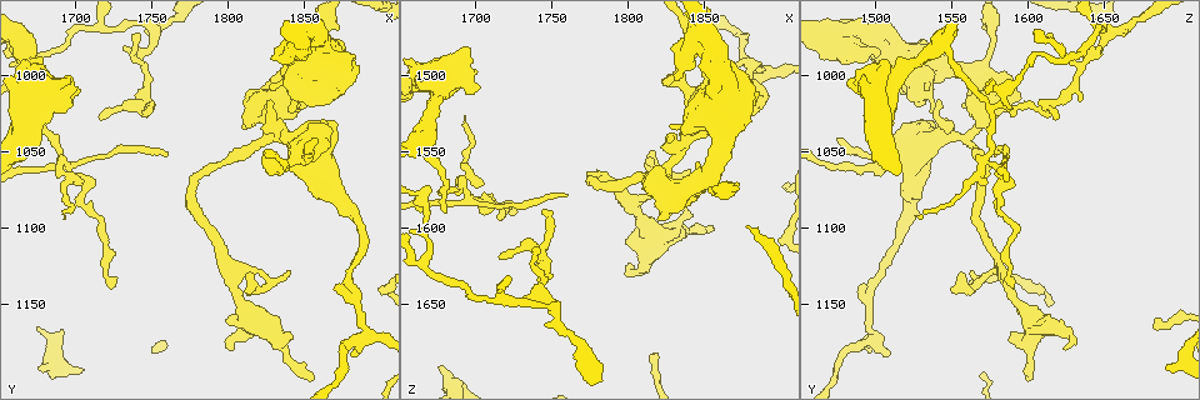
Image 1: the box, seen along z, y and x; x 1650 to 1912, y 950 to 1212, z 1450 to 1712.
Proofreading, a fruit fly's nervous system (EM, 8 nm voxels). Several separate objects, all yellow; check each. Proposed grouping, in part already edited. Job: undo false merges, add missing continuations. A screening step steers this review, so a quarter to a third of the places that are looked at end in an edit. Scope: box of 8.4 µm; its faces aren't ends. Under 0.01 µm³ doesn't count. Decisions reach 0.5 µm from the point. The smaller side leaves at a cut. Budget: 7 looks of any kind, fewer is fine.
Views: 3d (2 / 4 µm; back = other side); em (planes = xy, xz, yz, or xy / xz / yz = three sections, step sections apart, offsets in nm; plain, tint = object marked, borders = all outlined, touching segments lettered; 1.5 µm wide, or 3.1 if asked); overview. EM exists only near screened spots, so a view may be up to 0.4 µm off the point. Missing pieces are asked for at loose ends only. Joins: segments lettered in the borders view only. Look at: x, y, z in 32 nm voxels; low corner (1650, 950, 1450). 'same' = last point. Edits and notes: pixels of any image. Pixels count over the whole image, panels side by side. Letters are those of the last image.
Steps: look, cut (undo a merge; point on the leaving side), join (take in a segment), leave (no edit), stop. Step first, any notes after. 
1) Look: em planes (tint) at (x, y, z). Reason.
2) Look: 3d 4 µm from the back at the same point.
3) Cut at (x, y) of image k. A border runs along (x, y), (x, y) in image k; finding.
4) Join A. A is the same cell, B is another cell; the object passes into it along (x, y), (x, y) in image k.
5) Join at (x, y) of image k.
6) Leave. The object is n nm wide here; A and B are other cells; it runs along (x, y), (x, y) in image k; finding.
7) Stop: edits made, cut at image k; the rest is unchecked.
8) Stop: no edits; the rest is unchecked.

Look: em yz step 8 (borders) at (1760, 1050, 1576). Thin end.

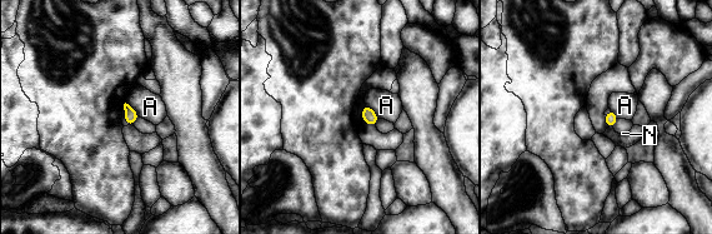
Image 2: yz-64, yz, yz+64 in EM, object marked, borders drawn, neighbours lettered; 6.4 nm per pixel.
Look: em planes (borders) at the same point.

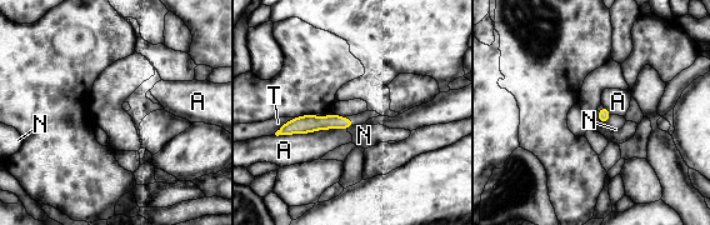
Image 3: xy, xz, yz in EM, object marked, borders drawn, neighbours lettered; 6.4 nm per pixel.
Leave. The longest contact is with A, 260 nm; A, N and T are other cells; it runs along (348, 121), (309, 123), (281, 131) in image 3; no lettered segment goes on from it.

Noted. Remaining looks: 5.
Look: em xz step 4 (tint) at (1726, 968, 1648). Sharp bend.

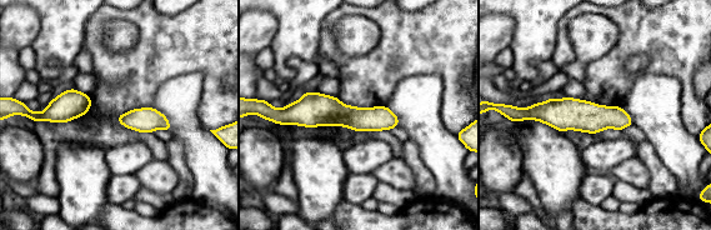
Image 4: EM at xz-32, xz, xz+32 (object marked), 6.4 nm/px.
Look: em planes (borders) at the same point. Another direction.

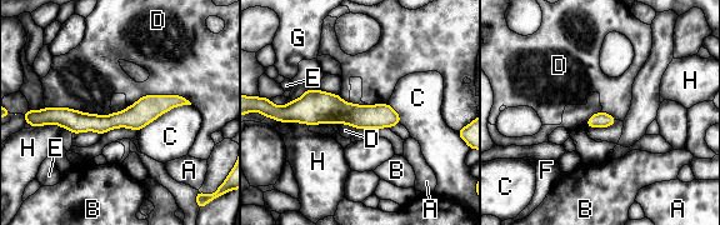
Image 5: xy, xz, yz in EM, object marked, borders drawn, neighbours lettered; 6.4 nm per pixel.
Leave. A, B, C, D, E, F, G and H are other cells; it runs along (184, 101), (111, 121), (45, 121) in image 5; continuous, no second cell.

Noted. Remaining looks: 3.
Look: em planes (tint) at (1694, 1060, 1576).

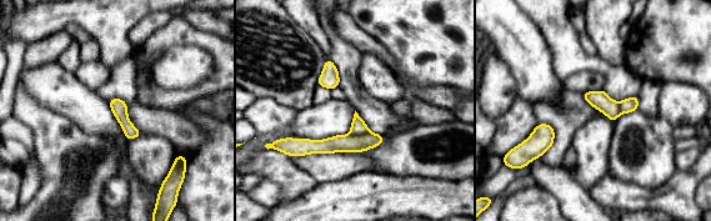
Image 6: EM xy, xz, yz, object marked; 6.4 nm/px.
Look: em planes (borders) at the same point.

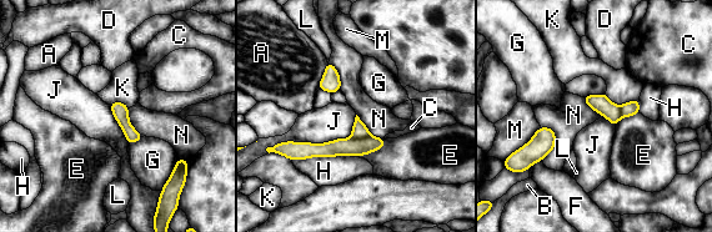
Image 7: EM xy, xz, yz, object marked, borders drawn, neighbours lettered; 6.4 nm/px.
Cut at (350, 146) of image 7. A, B, C, D, E, F, G, H, J, K, L, M and N are other cells; a border runs along (369, 134), (364, 137), (351, 137) in image 7; a second cell is stuck on.

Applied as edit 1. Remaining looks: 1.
Stop: edits made, cut at image 7; the rest is unchecked.

